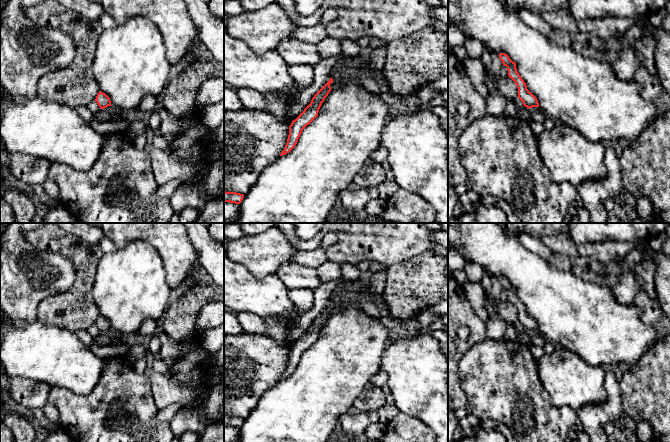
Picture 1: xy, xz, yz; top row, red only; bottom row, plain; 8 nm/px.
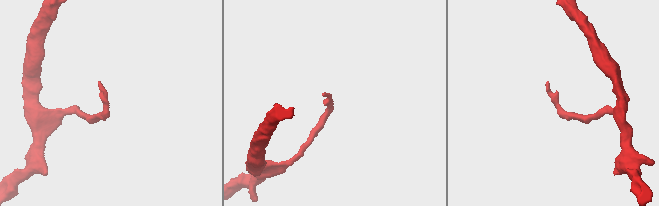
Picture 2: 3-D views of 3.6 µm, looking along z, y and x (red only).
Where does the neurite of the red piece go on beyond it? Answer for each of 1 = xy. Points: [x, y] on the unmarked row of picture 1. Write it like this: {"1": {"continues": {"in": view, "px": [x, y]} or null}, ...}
{"1": {"continues": null}}

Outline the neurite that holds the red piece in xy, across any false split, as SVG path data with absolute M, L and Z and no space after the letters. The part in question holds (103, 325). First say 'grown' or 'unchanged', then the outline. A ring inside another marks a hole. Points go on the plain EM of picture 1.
unchanged; M101 315L97 318L95 325L101 333L111 330L110 322Z

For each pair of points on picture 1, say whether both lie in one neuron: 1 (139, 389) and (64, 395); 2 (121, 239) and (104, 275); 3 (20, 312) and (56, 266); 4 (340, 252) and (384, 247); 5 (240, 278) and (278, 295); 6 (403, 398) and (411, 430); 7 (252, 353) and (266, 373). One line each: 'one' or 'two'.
1: one
2: two
3: one
4: one
5: one
6: two
7: one

